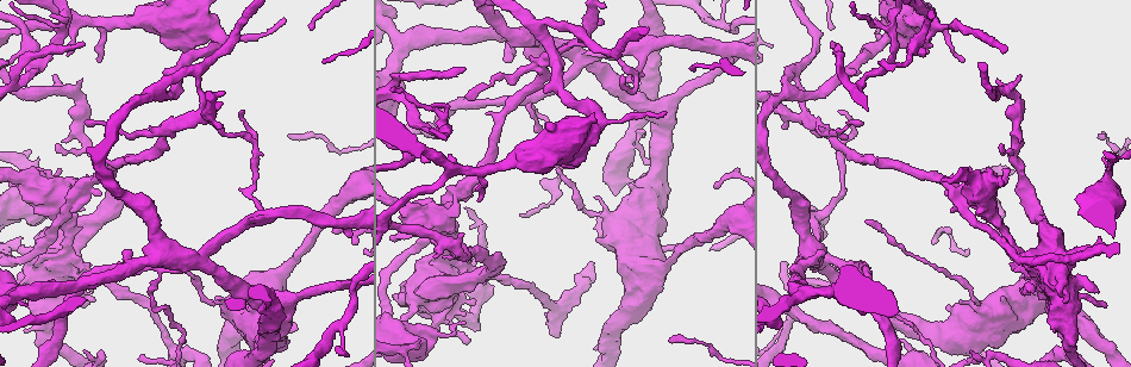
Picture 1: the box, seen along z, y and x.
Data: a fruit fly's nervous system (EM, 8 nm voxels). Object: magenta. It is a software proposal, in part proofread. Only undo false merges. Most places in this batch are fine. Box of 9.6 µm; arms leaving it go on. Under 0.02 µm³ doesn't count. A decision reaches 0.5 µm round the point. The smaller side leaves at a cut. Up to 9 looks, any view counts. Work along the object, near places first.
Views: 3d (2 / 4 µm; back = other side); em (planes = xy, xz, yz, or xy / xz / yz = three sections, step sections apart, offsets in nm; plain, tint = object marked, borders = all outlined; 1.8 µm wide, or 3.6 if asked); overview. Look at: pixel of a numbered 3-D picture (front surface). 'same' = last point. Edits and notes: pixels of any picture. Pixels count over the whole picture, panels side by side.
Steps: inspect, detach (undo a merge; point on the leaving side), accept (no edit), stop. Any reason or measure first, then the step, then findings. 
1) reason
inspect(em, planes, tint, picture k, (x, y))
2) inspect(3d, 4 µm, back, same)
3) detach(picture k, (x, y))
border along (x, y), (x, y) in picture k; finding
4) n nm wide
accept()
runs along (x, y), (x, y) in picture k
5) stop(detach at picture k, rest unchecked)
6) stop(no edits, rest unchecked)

inspect(em, xy, step 8, tint, picture 1, (440, 214))

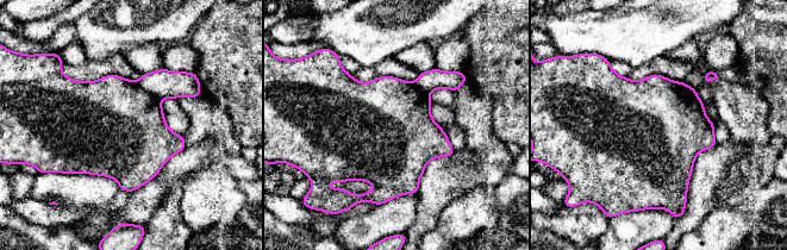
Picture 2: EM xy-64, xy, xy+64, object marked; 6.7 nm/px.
detach(picture 2, (127, 123))
border along (136, 82), (160, 100) in picture 2; two neurons meet here

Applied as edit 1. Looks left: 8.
inspect(overview)

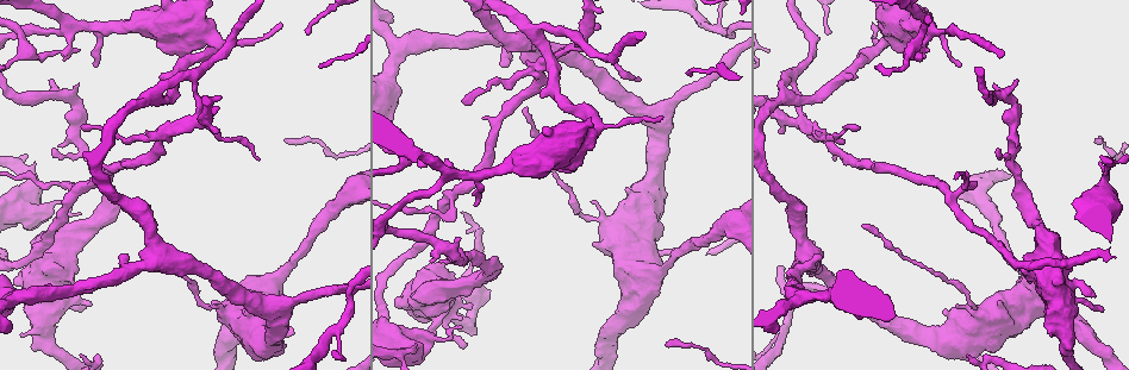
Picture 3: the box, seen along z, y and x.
sharp bend
inspect(em, planes, tint, picture 3, (448, 162))

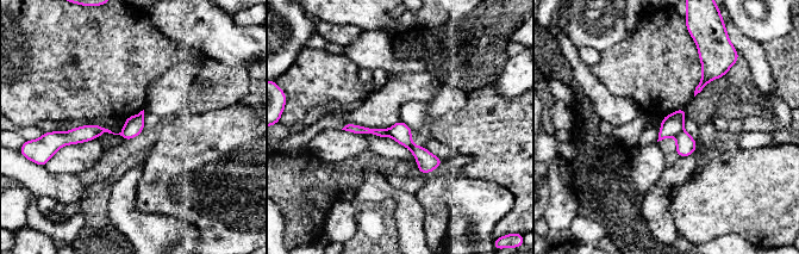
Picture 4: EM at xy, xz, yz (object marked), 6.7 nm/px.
130 nm wide
accept()
runs along (348, 128), (398, 132), (437, 162) in picture 4; continuous, no second neuron

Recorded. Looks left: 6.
sharp bend
inspect(3d, 4 µm, picture 3, (585, 139))

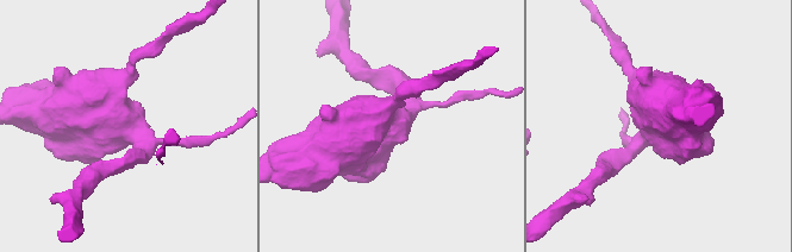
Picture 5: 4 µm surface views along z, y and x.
need the tissue
inspect(em, 3.6 µm, planes, tint, picture 5, (126, 127))

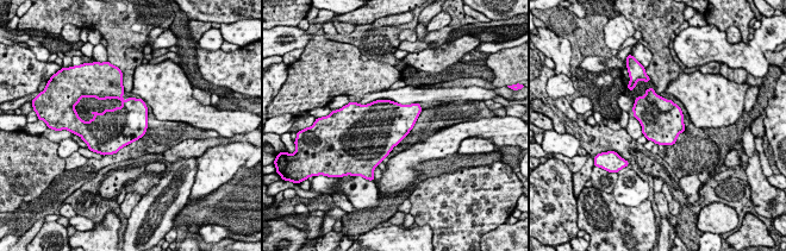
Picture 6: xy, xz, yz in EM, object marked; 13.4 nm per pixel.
550 nm wide
accept()
one neuron here

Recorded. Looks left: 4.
inspect(3d, 2 µm, picture 3, (576, 49))

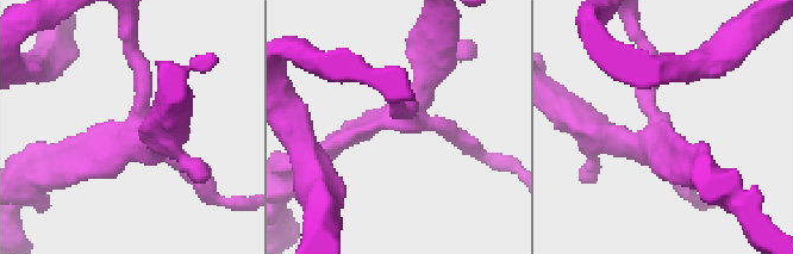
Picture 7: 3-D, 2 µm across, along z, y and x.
now the EM
inspect(em, planes, tint, picture 7, (401, 121))

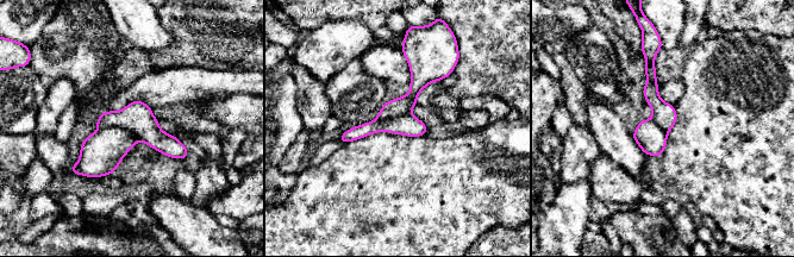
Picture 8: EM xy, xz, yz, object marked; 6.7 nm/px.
accept()
runs along (185, 152), (119, 135), (76, 169) in picture 8; continuous, no second neuron

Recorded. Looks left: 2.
stop(detach at picture 2, rest unchecked)

